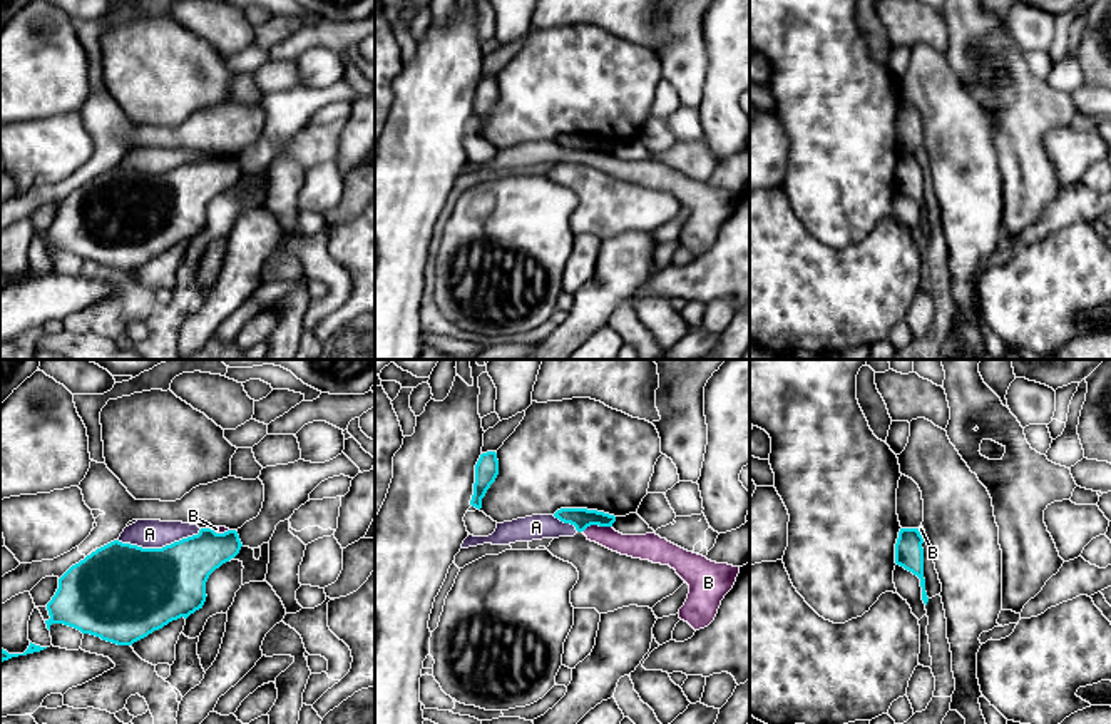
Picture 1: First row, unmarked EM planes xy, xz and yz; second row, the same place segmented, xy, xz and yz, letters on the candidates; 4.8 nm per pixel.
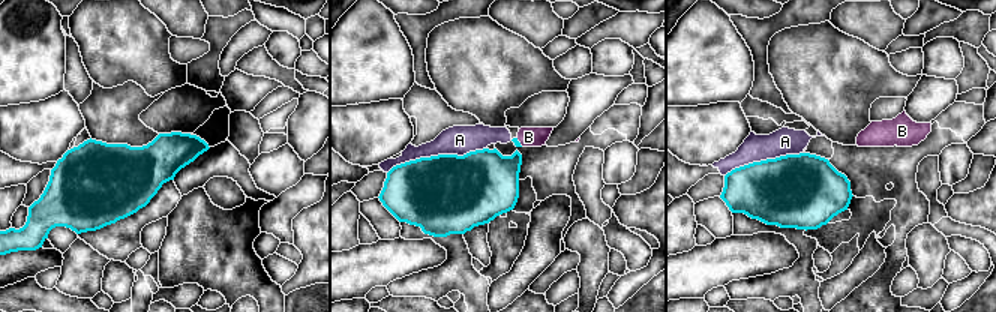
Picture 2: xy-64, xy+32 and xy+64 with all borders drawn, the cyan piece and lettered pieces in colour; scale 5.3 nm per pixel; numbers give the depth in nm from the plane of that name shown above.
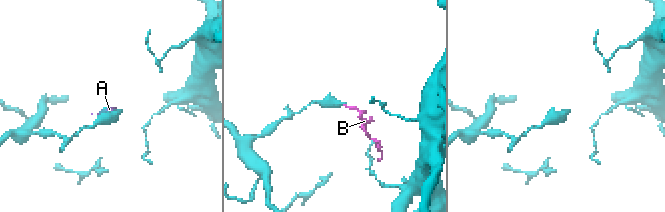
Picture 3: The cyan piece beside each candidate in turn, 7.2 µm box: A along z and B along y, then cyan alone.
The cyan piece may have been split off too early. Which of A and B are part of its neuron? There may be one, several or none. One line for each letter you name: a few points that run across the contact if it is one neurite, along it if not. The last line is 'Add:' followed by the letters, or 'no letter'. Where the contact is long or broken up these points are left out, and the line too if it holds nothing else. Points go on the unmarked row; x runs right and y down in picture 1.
Add: no letter

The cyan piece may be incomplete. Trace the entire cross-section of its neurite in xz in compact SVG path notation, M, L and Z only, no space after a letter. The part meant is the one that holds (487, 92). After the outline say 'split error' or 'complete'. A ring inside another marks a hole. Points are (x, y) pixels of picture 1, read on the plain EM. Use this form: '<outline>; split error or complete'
M495 77L482 79L475 90L475 109L474 120L470 130L475 134L482 134L482 124L485 122L490 110L495 107L499 100L499 85Z; complete

